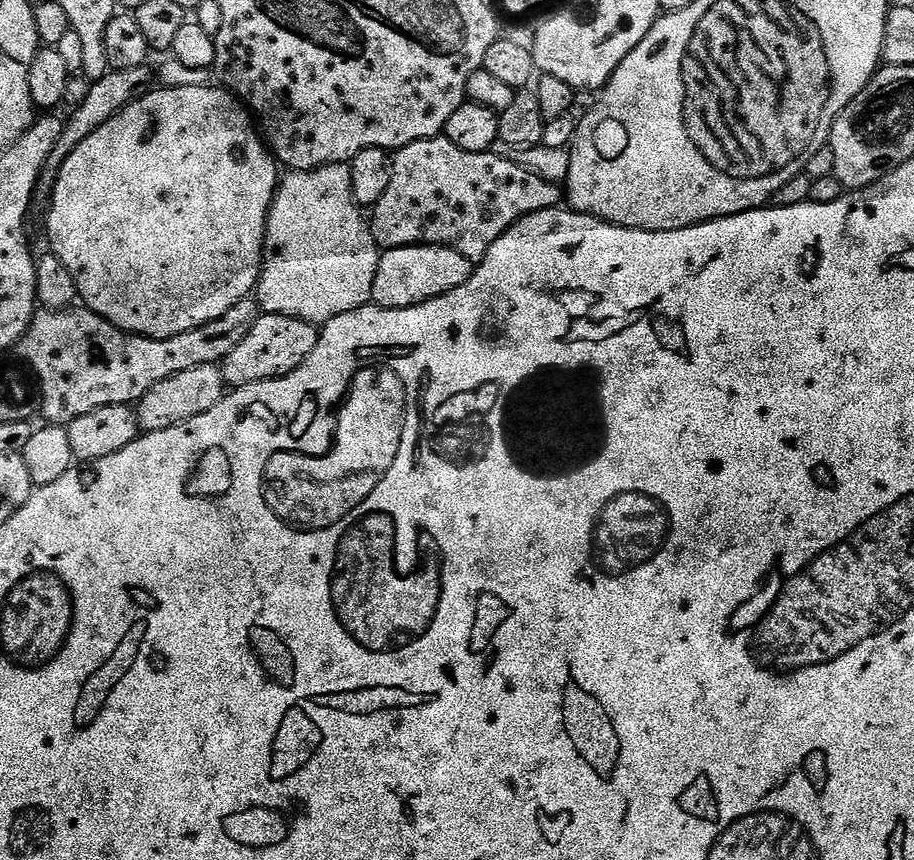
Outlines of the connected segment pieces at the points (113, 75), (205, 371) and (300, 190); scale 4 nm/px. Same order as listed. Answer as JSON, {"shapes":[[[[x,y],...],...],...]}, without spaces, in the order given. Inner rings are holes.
{"shapes":[[[[149,65],[142,67],[135,67],[132,70],[109,71],[102,79],[95,80],[91,83],[91,90],[86,96],[86,100],[75,107],[71,112],[72,116],[64,123],[62,134],[59,135],[58,142],[55,143],[51,150],[45,170],[41,174],[40,182],[37,185],[37,193],[44,196],[51,193],[52,187],[55,184],[55,175],[64,165],[66,158],[70,156],[77,149],[81,142],[85,141],[98,128],[104,125],[112,116],[131,103],[134,99],[140,99],[145,93],[151,91],[155,83],[155,73],[151,72]],[[153,82],[153,84],[152,84]]],[[[219,364],[194,366],[194,370],[182,370],[182,374],[174,374],[158,382],[158,386],[150,386],[144,397],[136,401],[134,407],[140,431],[168,432],[170,426],[178,426],[190,418],[198,418],[198,414],[206,414],[206,410],[218,406],[218,402],[223,400],[225,395],[226,385]]],[[[325,164],[309,172],[289,171],[287,175],[279,181],[268,211],[264,267],[260,270],[254,299],[260,304],[261,313],[293,316],[323,326],[334,317],[365,307],[371,301],[381,249],[372,237],[365,213],[352,196],[352,169],[348,164]]]]}

